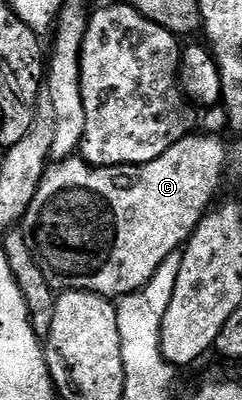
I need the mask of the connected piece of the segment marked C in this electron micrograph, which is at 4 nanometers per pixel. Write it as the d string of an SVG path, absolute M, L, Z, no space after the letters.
M191 135L180 139L160 159L147 165L117 165L97 169L75 155L51 164L42 176L36 199L20 222L32 255L55 291L75 289L121 299L142 289L168 259L190 240L208 210L219 200L218 188L226 173L226 145L218 137Z

